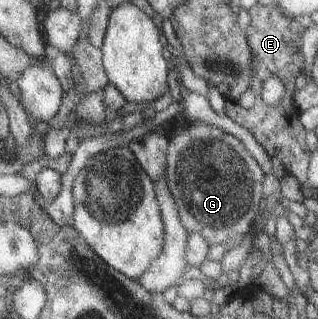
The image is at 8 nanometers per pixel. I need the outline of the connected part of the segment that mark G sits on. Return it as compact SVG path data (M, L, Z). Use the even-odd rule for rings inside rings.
M195 120L188 124L184 131L174 135L167 142L163 173L180 225L187 233L198 233L208 246L225 244L227 251L228 247L236 246L260 212L263 197L261 182L265 174L236 137L222 132L215 126Z

